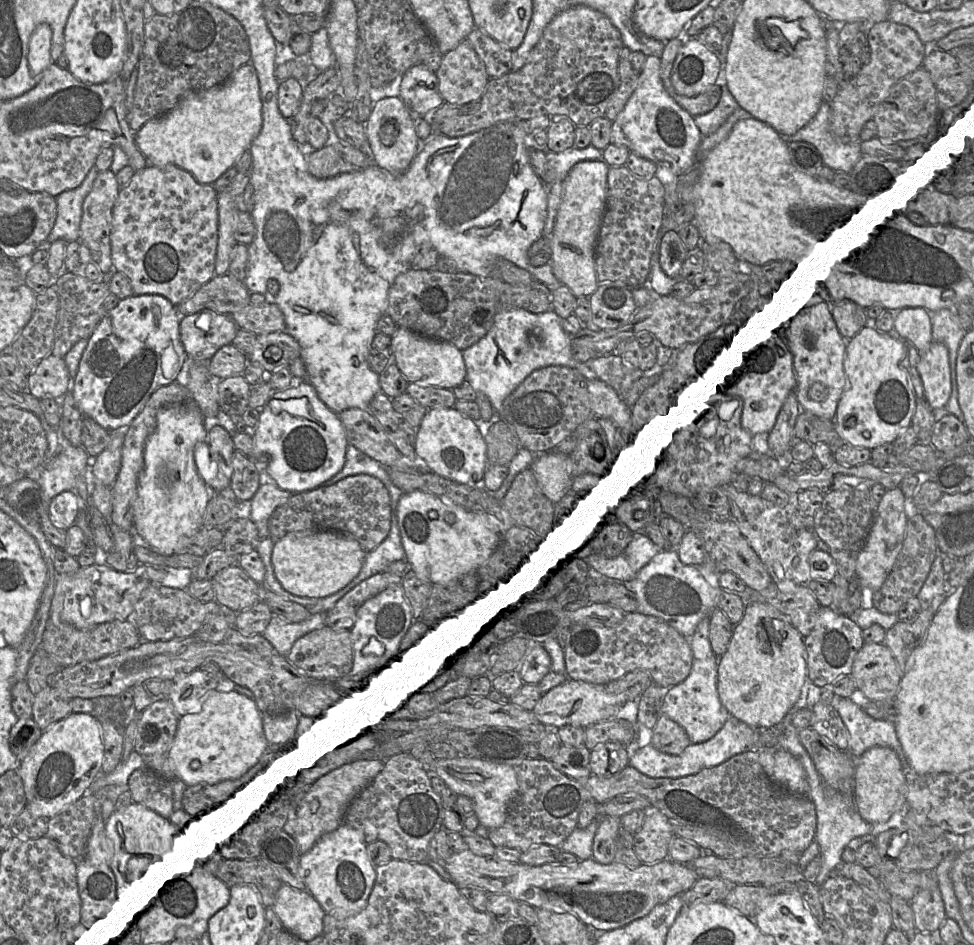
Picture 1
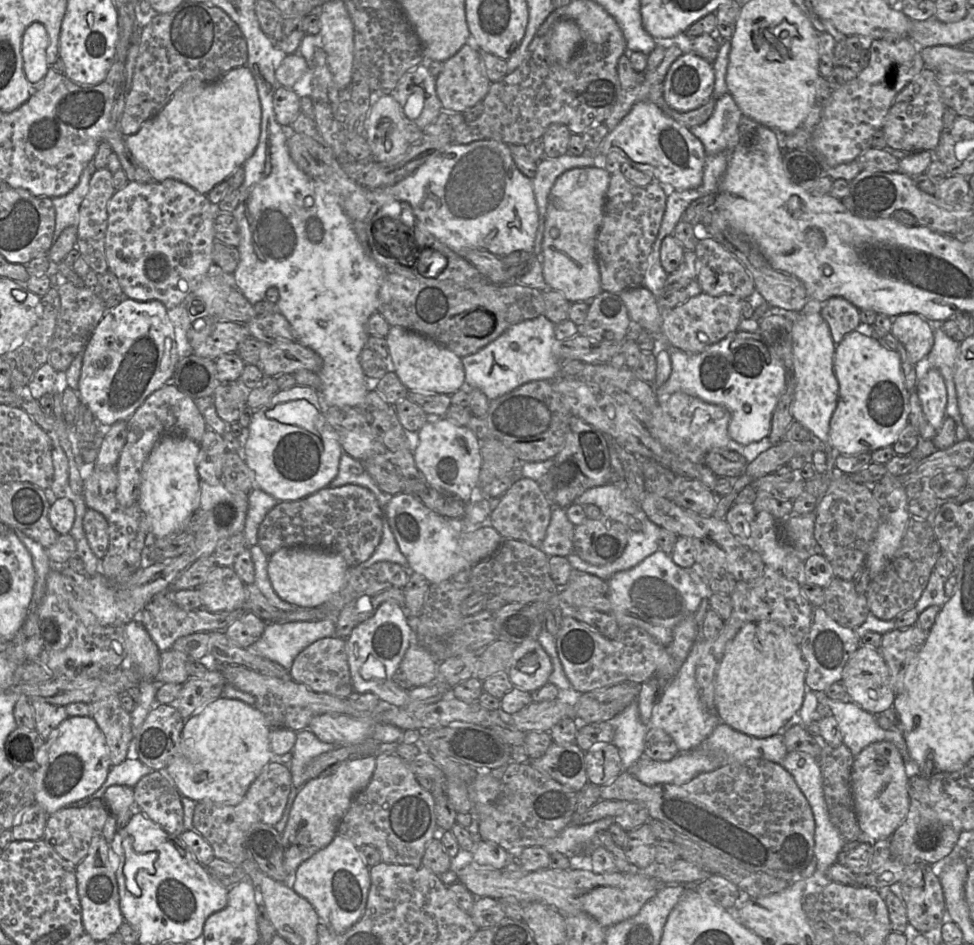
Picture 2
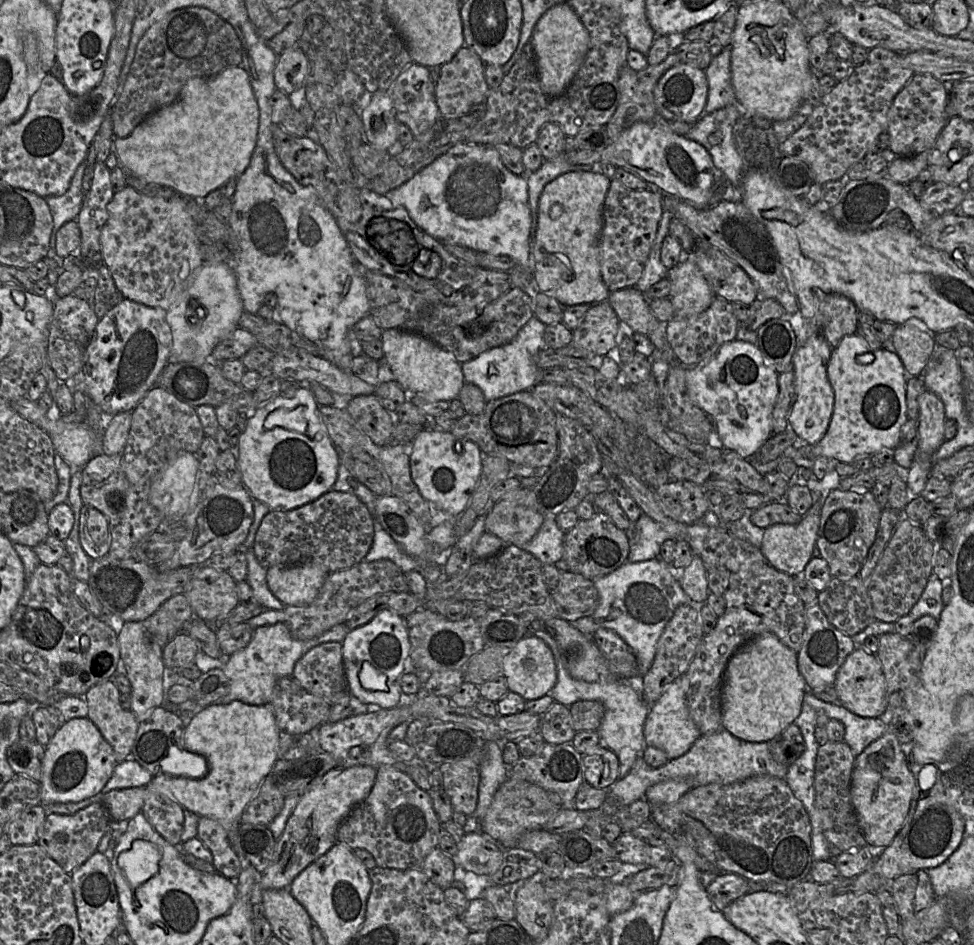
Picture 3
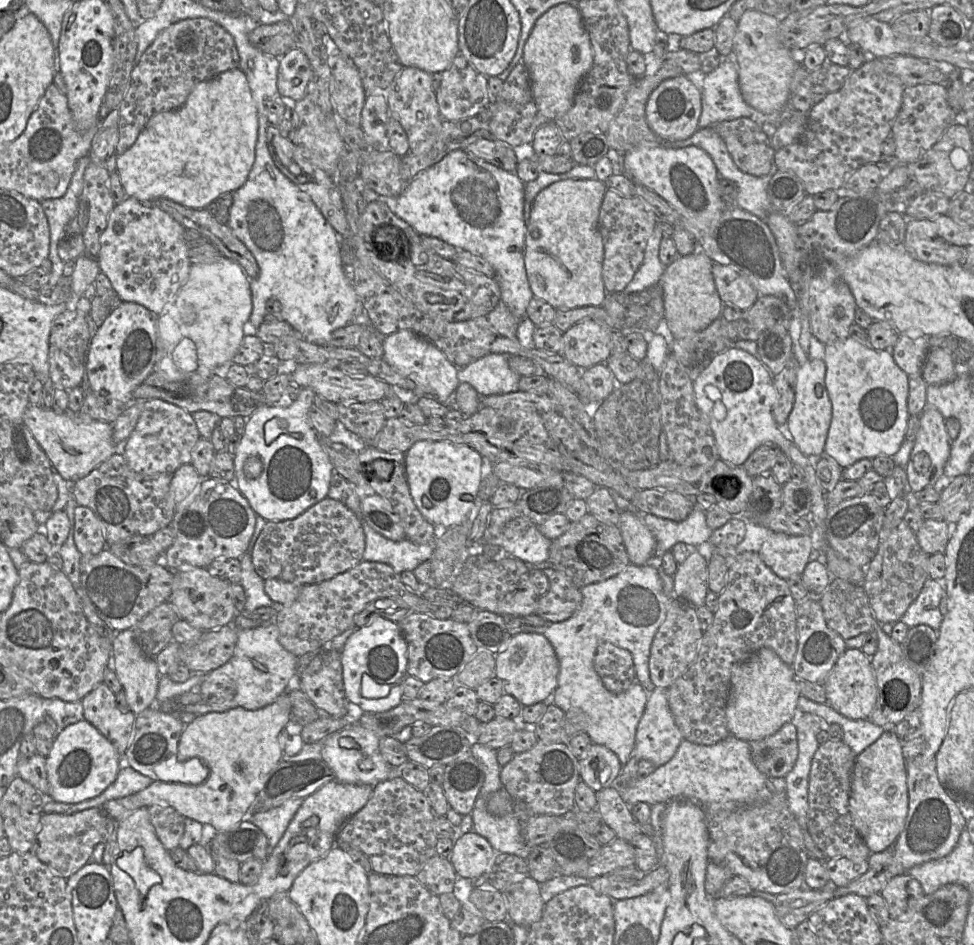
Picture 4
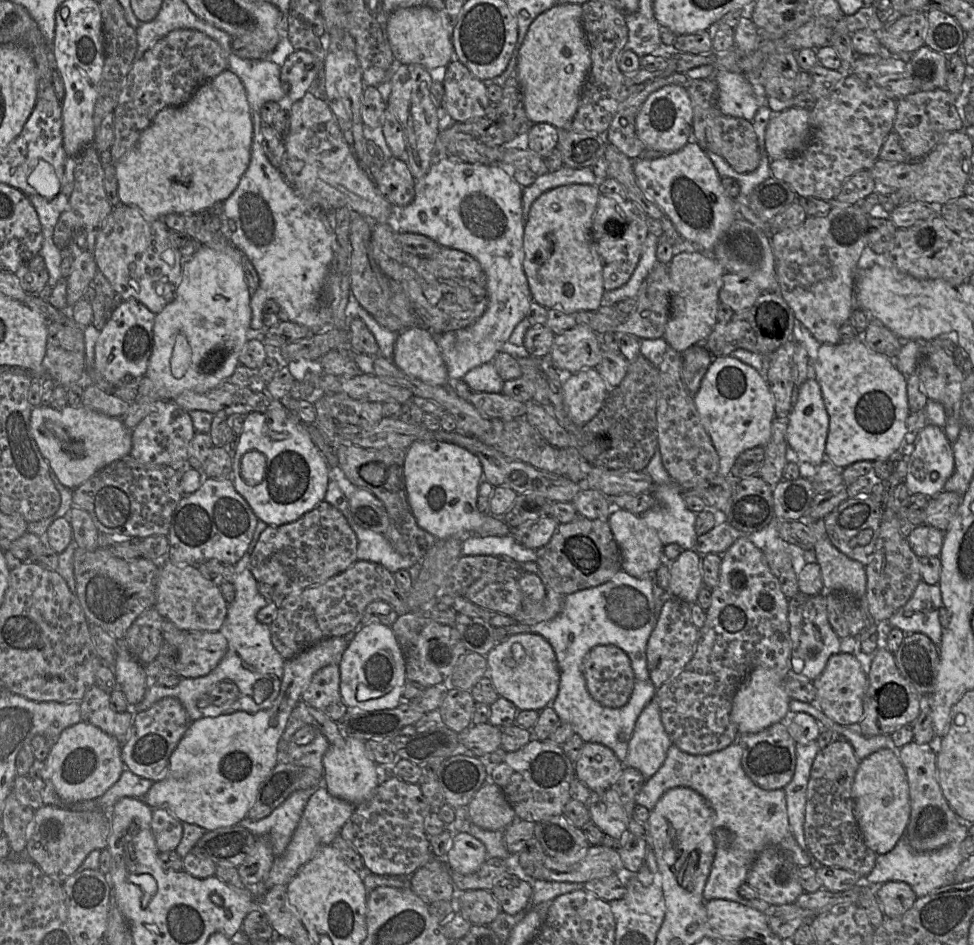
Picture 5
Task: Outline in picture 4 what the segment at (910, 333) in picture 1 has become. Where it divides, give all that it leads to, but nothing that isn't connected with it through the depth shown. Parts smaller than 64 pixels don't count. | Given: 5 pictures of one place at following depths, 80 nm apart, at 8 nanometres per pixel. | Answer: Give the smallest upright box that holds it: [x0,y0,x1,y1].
[892,333,931,376]

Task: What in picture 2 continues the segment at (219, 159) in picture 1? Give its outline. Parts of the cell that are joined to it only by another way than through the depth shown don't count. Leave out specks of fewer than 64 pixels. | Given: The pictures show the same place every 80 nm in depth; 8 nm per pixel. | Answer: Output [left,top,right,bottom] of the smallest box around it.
[126,66,261,195]

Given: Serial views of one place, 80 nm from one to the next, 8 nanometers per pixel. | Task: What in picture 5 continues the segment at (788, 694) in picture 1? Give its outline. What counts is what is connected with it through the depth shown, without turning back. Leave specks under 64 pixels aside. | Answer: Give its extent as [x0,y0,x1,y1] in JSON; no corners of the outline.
[731,668,792,734]

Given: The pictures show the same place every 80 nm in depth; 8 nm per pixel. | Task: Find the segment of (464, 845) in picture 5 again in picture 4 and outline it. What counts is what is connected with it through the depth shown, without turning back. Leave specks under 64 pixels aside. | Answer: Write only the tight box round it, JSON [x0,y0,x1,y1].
[449,831,495,879]

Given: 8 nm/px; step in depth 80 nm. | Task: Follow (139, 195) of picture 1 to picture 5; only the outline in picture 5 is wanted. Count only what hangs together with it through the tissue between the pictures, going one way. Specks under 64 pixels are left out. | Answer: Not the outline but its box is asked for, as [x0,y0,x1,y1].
[93,204,182,314]

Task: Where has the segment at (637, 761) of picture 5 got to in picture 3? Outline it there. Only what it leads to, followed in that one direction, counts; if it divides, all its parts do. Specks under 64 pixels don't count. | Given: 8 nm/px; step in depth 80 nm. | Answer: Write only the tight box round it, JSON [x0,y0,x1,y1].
[644,674,701,760]

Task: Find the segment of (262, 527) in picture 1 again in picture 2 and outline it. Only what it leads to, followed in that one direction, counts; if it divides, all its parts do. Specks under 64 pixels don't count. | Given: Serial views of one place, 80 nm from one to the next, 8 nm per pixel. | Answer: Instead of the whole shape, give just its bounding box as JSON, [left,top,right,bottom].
[244,487,278,548]

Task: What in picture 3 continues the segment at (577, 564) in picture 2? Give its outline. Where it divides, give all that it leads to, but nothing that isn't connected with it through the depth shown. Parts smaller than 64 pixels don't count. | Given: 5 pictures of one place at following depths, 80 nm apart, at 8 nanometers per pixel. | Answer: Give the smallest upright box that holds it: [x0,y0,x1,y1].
[625,513,660,562]

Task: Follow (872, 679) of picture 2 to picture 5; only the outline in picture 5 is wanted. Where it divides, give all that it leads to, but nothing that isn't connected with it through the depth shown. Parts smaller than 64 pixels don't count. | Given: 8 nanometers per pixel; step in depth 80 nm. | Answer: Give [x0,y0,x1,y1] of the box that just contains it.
[812,652,868,725]

